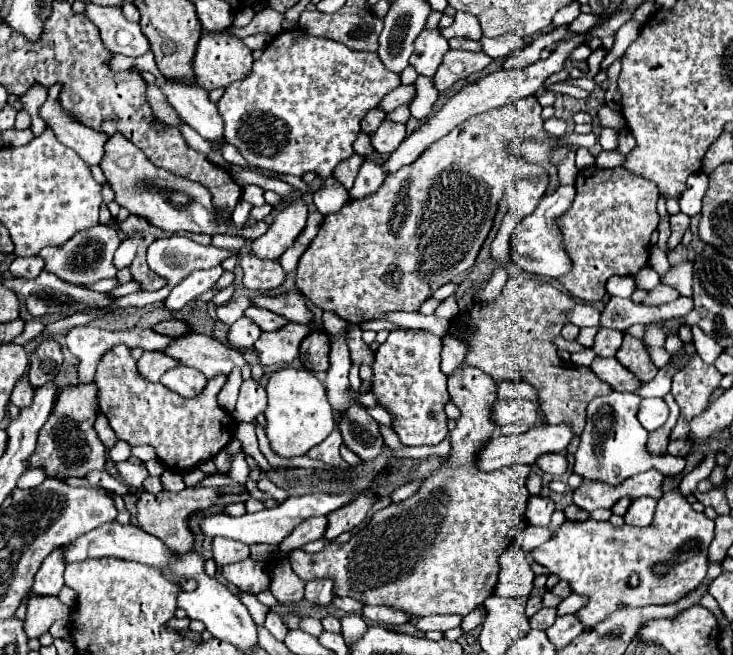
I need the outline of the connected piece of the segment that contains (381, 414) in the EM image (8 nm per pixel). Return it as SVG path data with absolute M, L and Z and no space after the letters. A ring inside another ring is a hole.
M375 406L375 408L367 408L367 412L369 412L379 424L383 424L383 426L387 426L387 428L393 428L393 416L391 416L391 412L389 412L387 408Z

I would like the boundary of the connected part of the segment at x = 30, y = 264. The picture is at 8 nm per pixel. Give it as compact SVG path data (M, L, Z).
M39 256L15 258L9 266L9 272L19 278L37 278L37 274L41 274L41 270L43 270L43 262Z

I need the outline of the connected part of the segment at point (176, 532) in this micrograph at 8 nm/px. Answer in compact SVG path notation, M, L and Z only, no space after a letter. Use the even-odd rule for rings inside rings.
M185 488L183 492L171 494L171 492L161 492L157 496L143 492L139 502L137 502L137 524L149 532L149 534L157 534L157 538L161 538L163 542L169 542L169 546L173 546L173 550L191 550L193 544L193 534L189 532L185 520L189 514L193 514L195 510L203 510L209 508L213 504L213 500L219 496L219 492L209 490L209 488Z

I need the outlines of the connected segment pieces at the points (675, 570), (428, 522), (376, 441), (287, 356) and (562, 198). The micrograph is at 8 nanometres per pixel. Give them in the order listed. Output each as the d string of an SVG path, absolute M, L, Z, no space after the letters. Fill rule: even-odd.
M675 490L659 498L655 518L647 528L635 528L629 524L615 528L611 522L599 522L593 518L587 518L583 522L565 520L549 542L531 550L531 558L537 564L545 566L549 574L557 574L559 580L565 580L575 594L587 598L587 604L577 610L575 616L583 624L583 628L591 630L617 610L651 604L671 604L689 594L689 590L697 588L707 576L713 528L715 522L709 520L703 512L695 512L687 498L681 496L679 490Z
M455 370L451 376L449 376L449 394L451 394L451 400L455 402L455 406L461 410L461 418L457 420L457 426L455 430L449 434L449 440L451 440L451 452L445 460L445 466L441 466L439 470L435 470L429 478L425 478L419 486L419 490L399 502L399 504L389 504L387 508L375 512L371 516L371 522L359 530L357 534L351 536L351 540L347 544L335 544L335 542L329 542L321 552L317 554L307 554L305 550L293 550L289 554L289 562L291 562L291 568L297 576L301 576L305 582L313 580L313 578L331 578L333 580L333 594L335 596L349 596L353 600L359 600L361 604L373 604L373 606L389 606L389 608L395 608L399 612L405 612L405 614L411 614L415 620L419 618L425 618L425 616L431 616L431 614L469 614L471 610L479 608L481 602L493 594L495 590L495 584L499 580L499 556L509 548L509 544L513 542L513 538L517 536L517 532L523 530L523 514L525 514L525 506L527 506L527 500L529 500L529 492L527 492L527 476L529 476L529 466L519 466L519 464L513 464L513 466L503 466L499 470L493 470L493 472L485 472L477 466L477 452L483 450L483 446L491 440L491 434L495 430L495 422L491 420L491 406L497 398L497 386L493 386L493 380L487 378L487 374L481 374L481 370Z
M351 402L339 430L343 444L361 460L375 460L383 452L383 436L379 432L379 424L365 412L365 408Z
M289 322L289 324L285 324L283 328L279 328L275 332L263 332L261 338L253 344L253 348L255 348L255 354L257 354L257 358L261 360L263 366L273 366L273 364L279 364L279 362L289 364L299 356L299 344L307 334L309 334L309 330L305 330L305 326Z
M559 186L555 192L545 194L539 202L539 206L535 208L535 212L531 212L529 216L525 216L513 238L511 238L511 256L513 260L519 264L521 270L529 272L529 274L539 274L539 276L549 276L549 278L559 278L571 272L573 262L563 246L563 236L557 224L557 218L561 218L573 204L575 198L575 186Z

